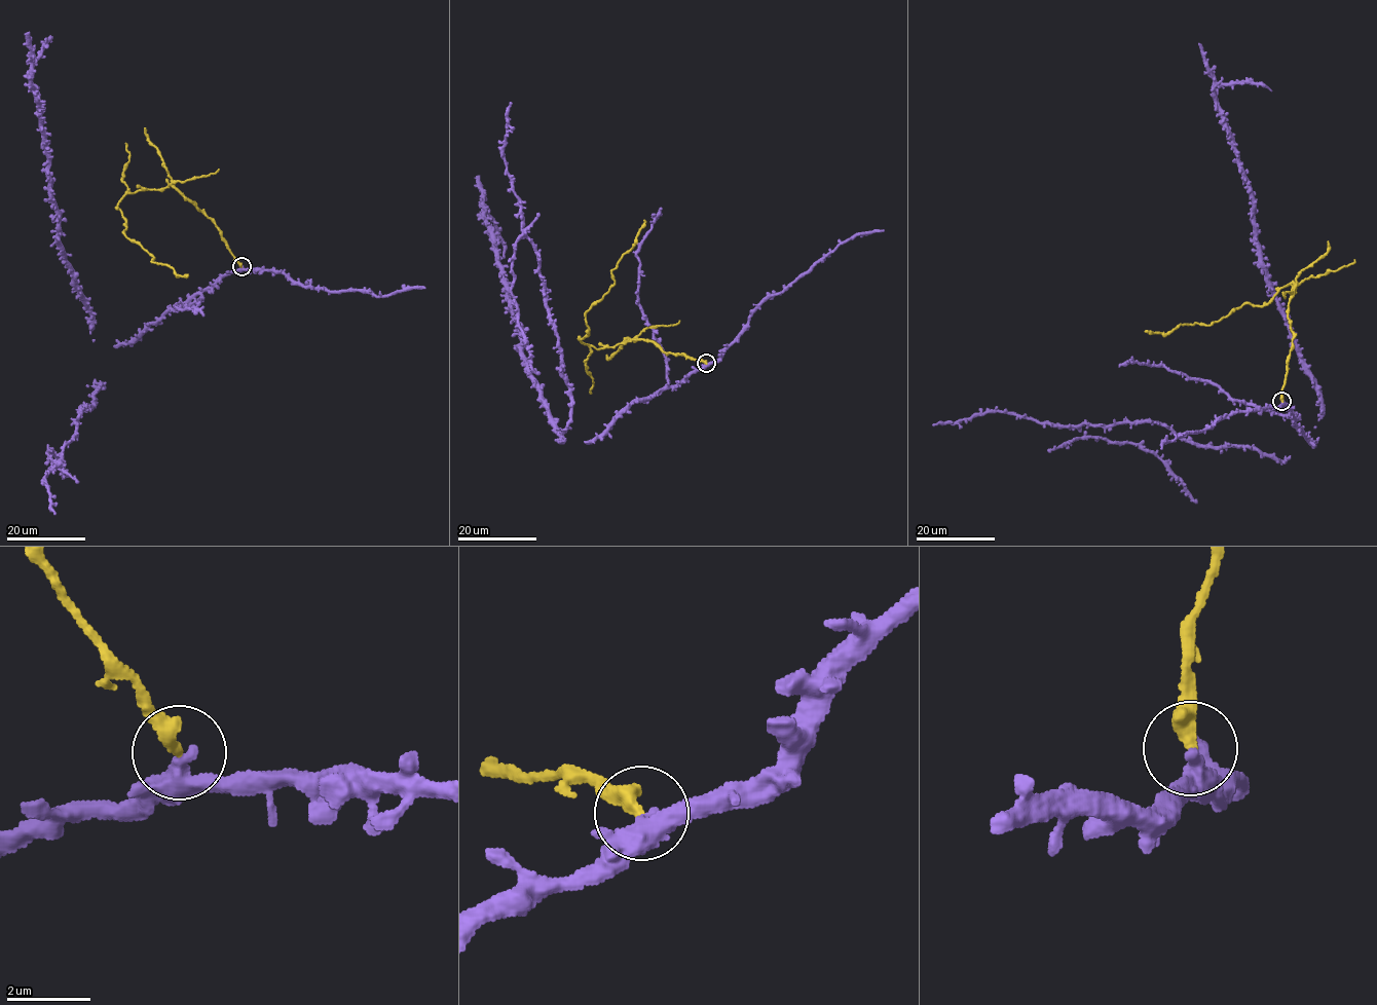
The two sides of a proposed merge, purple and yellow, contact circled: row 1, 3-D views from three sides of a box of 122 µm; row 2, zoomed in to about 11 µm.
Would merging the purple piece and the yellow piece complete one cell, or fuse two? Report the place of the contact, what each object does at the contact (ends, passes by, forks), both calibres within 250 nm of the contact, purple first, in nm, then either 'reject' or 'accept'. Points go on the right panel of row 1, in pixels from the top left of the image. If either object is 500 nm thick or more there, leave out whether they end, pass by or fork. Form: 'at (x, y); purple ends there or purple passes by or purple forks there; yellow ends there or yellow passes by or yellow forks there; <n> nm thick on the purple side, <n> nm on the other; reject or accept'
at (1281, 401); purple passes by; yellow ends there; 360 nm thick on the purple side, 360 nm on the other; reject

